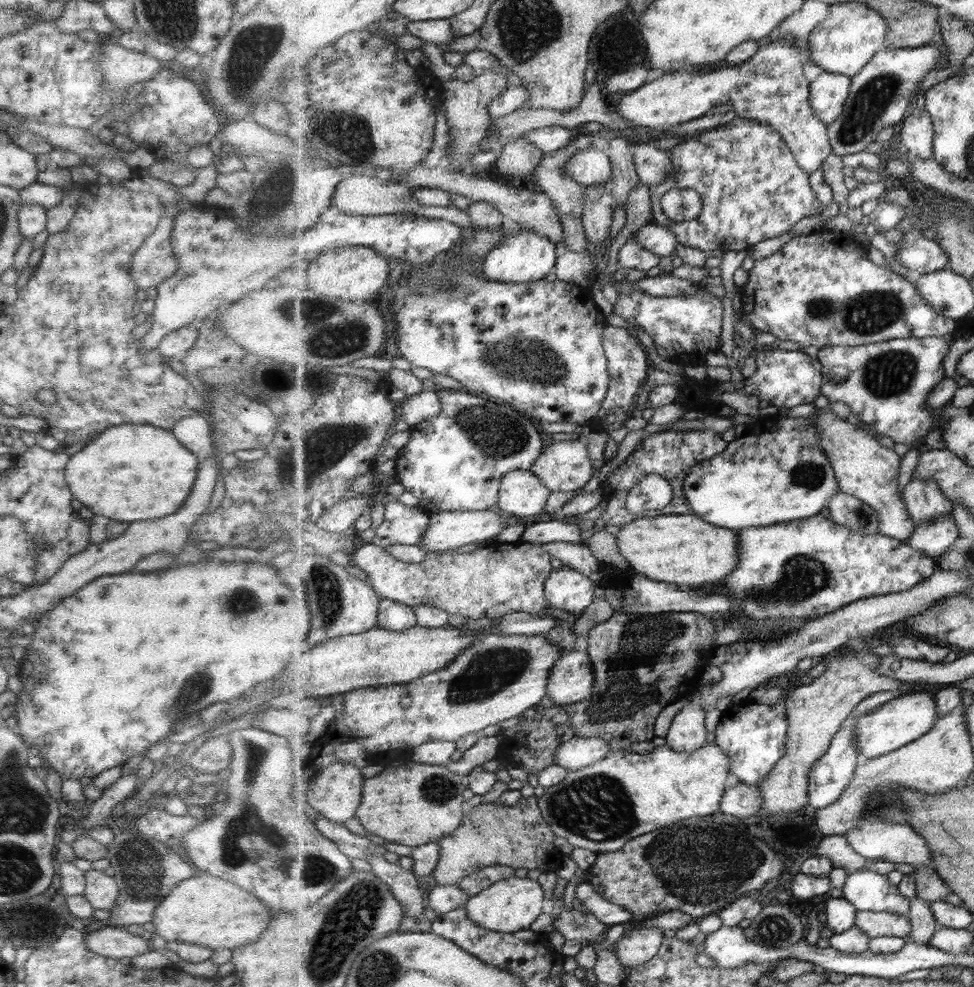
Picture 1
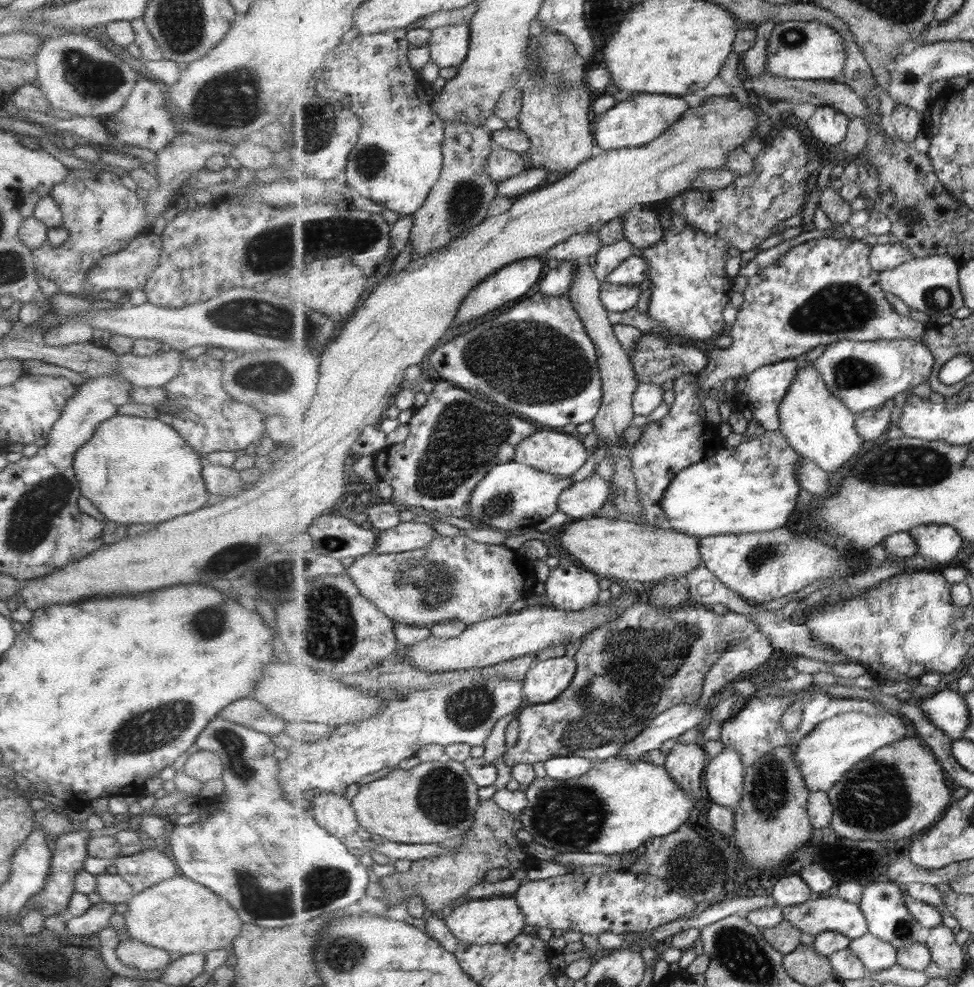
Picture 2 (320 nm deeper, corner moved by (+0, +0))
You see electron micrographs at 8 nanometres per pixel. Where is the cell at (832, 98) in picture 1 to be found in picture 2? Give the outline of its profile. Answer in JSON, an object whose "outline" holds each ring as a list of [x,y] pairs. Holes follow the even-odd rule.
{"outline":[[[819,106],[805,124],[816,139],[830,148],[835,144],[842,146],[847,138],[849,119],[844,112],[832,106]]]}

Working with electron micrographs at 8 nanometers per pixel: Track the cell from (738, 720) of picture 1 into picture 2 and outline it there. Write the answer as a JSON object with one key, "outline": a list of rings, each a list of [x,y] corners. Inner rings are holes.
{"outline":[[[724,748],[710,759],[704,773],[707,799],[729,809],[737,809],[742,802],[746,766],[739,751]]]}

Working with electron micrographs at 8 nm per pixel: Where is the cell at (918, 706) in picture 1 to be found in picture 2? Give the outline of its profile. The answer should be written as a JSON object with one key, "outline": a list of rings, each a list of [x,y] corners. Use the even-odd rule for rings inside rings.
{"outline":[[[887,709],[877,715],[850,711],[820,722],[819,726],[799,743],[797,750],[794,751],[794,760],[798,762],[810,792],[828,791],[859,762],[870,757],[877,750],[903,740],[911,727],[910,723],[901,714],[895,715]]]}

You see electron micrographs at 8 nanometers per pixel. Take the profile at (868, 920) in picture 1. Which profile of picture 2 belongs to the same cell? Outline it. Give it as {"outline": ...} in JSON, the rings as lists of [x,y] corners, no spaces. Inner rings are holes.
{"outline":[[[839,895],[786,906],[784,917],[795,928],[815,937],[823,932],[833,931],[855,940],[869,933],[869,925],[860,904],[847,902]]]}

